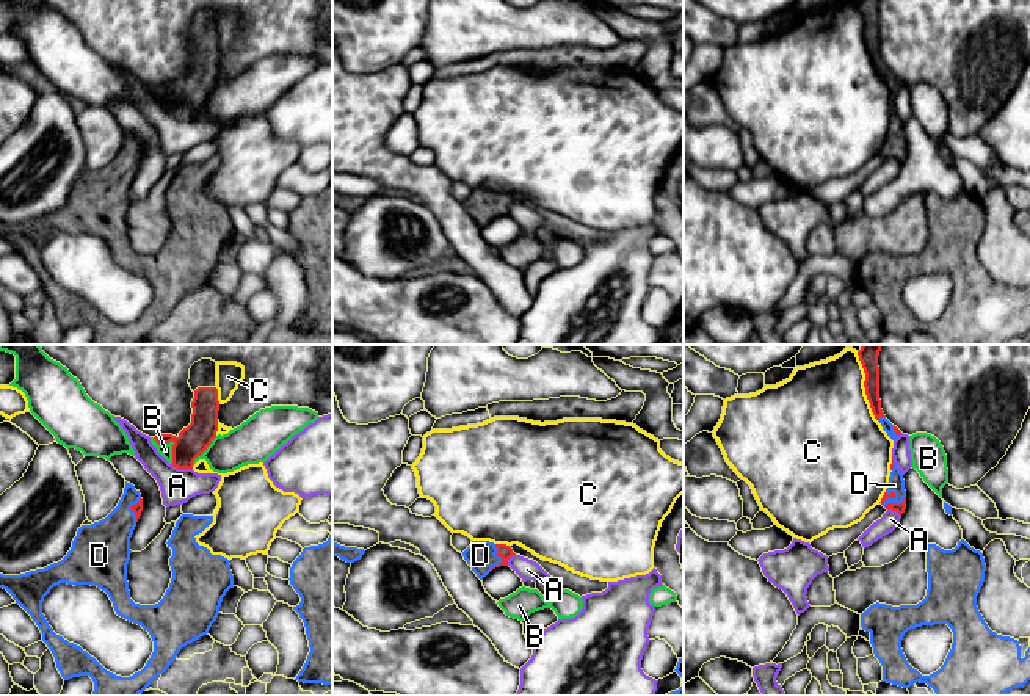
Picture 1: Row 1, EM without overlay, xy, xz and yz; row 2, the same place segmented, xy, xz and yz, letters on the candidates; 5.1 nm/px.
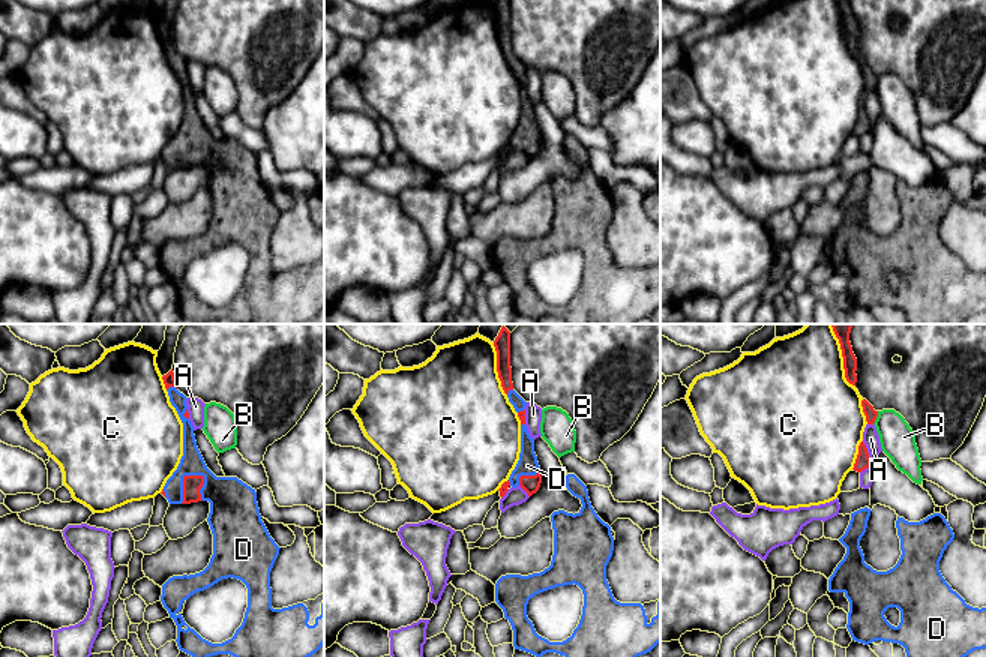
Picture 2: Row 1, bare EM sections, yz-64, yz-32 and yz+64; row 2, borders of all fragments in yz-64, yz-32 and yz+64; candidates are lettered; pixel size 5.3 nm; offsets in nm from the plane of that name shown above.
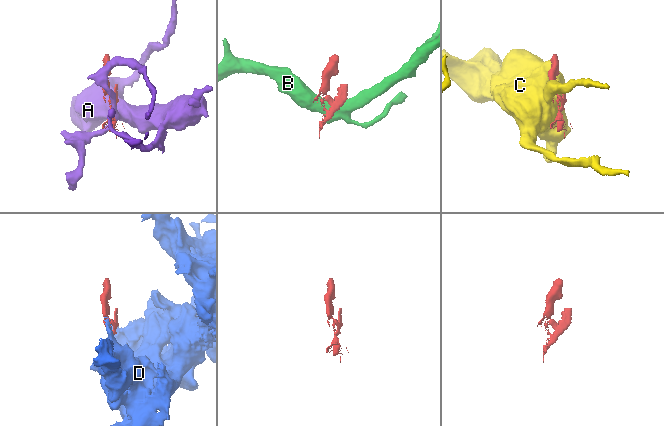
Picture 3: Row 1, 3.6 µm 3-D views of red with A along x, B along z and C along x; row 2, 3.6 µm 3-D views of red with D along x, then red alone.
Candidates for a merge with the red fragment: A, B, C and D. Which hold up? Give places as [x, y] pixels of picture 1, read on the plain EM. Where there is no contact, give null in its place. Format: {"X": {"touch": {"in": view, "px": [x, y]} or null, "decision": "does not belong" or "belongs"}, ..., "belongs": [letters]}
{"A": {"touch": {"in": "xy", "px": [182, 116]}, "decision": "does not belong"}, "B": {"touch": {"in": "xy", "px": [174, 93]}, "decision": "does not belong"}, "C": {"touch": {"in": "yz", "px": [864, 35]}, "decision": "does not belong"}, "D": {"touch": {"in": "xz", "px": [500, 206]}, "decision": "belongs"}, "belongs": ["D"]}

